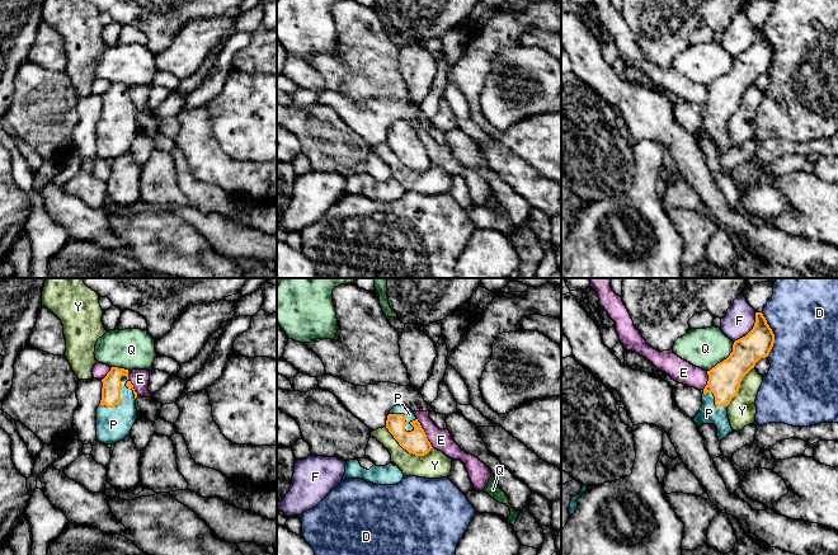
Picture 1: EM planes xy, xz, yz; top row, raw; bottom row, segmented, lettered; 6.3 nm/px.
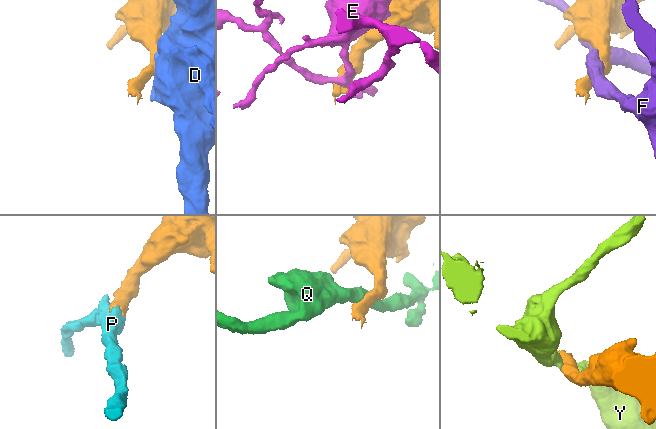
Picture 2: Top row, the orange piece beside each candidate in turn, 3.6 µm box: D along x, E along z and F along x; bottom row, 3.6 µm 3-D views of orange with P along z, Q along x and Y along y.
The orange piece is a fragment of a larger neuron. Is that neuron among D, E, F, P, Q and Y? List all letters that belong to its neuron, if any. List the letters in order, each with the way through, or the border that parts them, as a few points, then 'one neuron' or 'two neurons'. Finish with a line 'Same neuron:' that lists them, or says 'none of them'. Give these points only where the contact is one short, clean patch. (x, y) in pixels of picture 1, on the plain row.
D: two neurons
E: border xz (417, 133), (433, 163); two neurons
F: two neurons
P: one neuron
Q: two neurons
Y: two neurons
Same neuron: P

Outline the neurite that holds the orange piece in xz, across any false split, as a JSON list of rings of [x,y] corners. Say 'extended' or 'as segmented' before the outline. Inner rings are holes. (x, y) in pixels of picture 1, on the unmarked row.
extended | [[[405,121],[390,126],[386,144],[409,169],[424,171],[433,164],[414,127]]]

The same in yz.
extended | [[[755,28],[753,44],[733,60],[733,67],[722,77],[707,86],[708,97],[702,109],[702,121],[693,137],[714,140],[717,154],[722,156],[733,147],[728,132],[728,121],[738,109],[743,93],[754,84],[761,74],[768,72],[775,50],[762,28]]]

